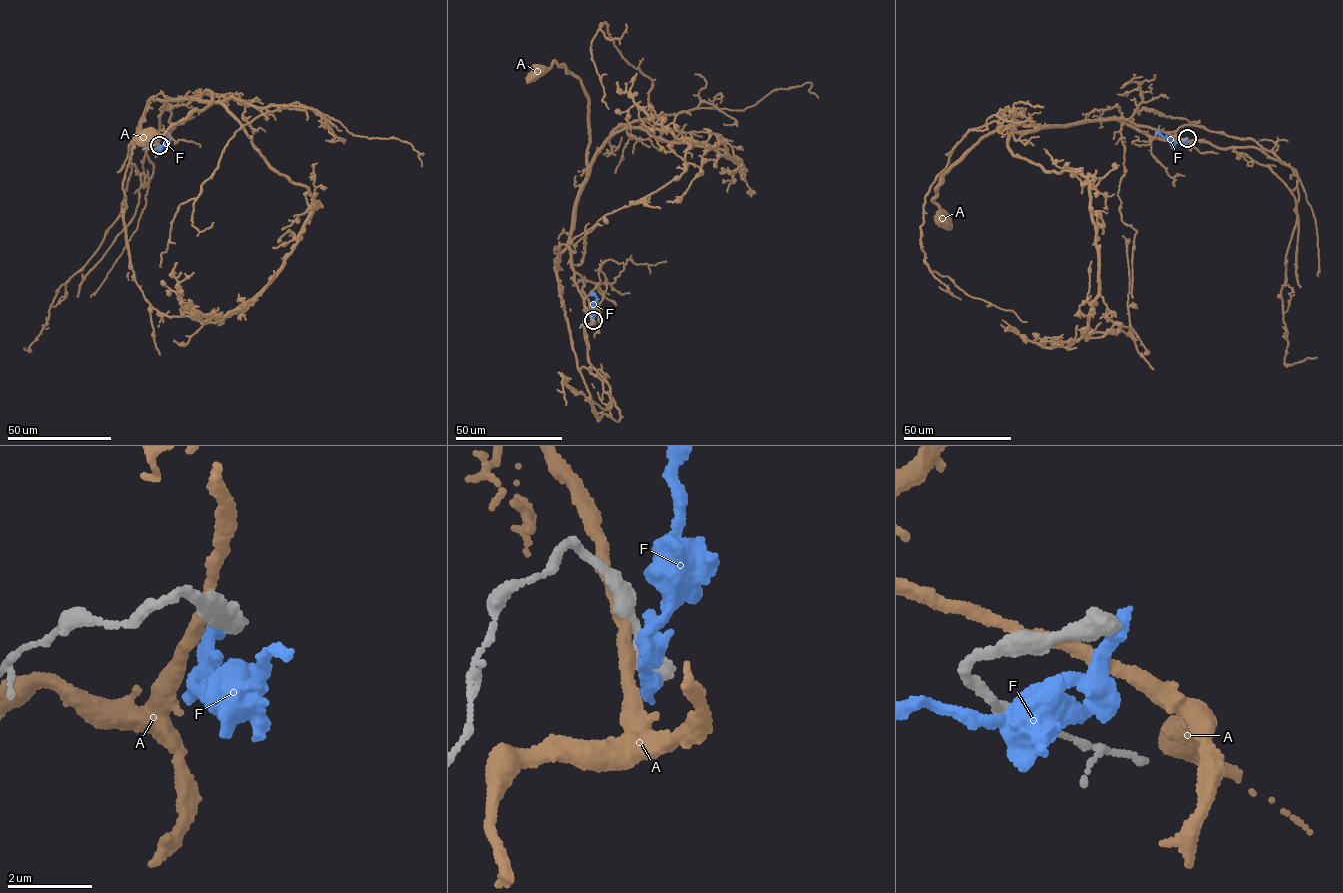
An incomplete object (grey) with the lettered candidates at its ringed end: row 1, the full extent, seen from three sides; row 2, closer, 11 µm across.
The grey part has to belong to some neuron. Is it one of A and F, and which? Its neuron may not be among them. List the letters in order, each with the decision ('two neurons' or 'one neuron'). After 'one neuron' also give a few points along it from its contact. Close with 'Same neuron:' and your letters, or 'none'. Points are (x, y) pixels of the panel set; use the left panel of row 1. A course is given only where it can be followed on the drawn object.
A: two neurons
F: two neurons
Same neuron: none

